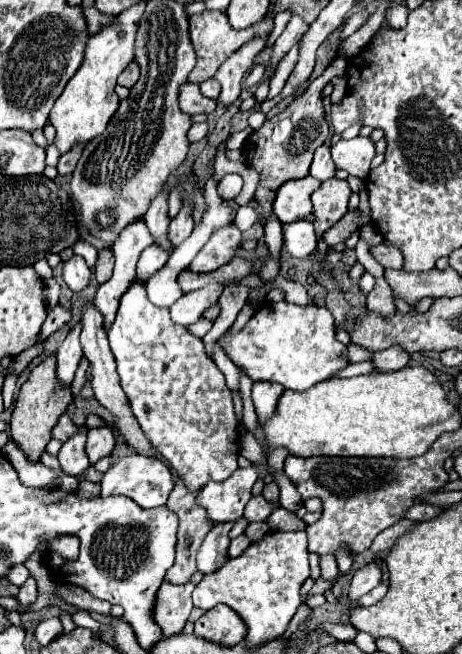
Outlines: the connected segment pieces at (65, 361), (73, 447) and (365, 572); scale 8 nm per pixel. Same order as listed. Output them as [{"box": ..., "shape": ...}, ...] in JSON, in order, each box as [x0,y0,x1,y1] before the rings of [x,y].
[{"box":[56,323,84,385],"shape":[[[76,323],[56,353],[56,357],[58,357],[56,373],[58,373],[60,383],[64,383],[64,385],[72,383],[74,373],[84,357],[82,345],[80,345],[80,331],[82,331],[82,323]]]},{"box":[58,429,88,475],"shape":[[[80,429],[76,435],[72,435],[60,449],[58,461],[60,467],[66,475],[78,475],[84,469],[88,469],[88,457],[84,453],[84,443],[86,443],[86,429]]]},{"box":[350,561,380,607],"shape":[[[376,561],[372,563],[366,563],[362,567],[358,567],[352,575],[352,583],[350,583],[350,599],[352,599],[352,605],[350,607],[356,607],[354,601],[362,595],[366,595],[370,589],[374,589],[378,583],[380,583],[380,565]]]}]

